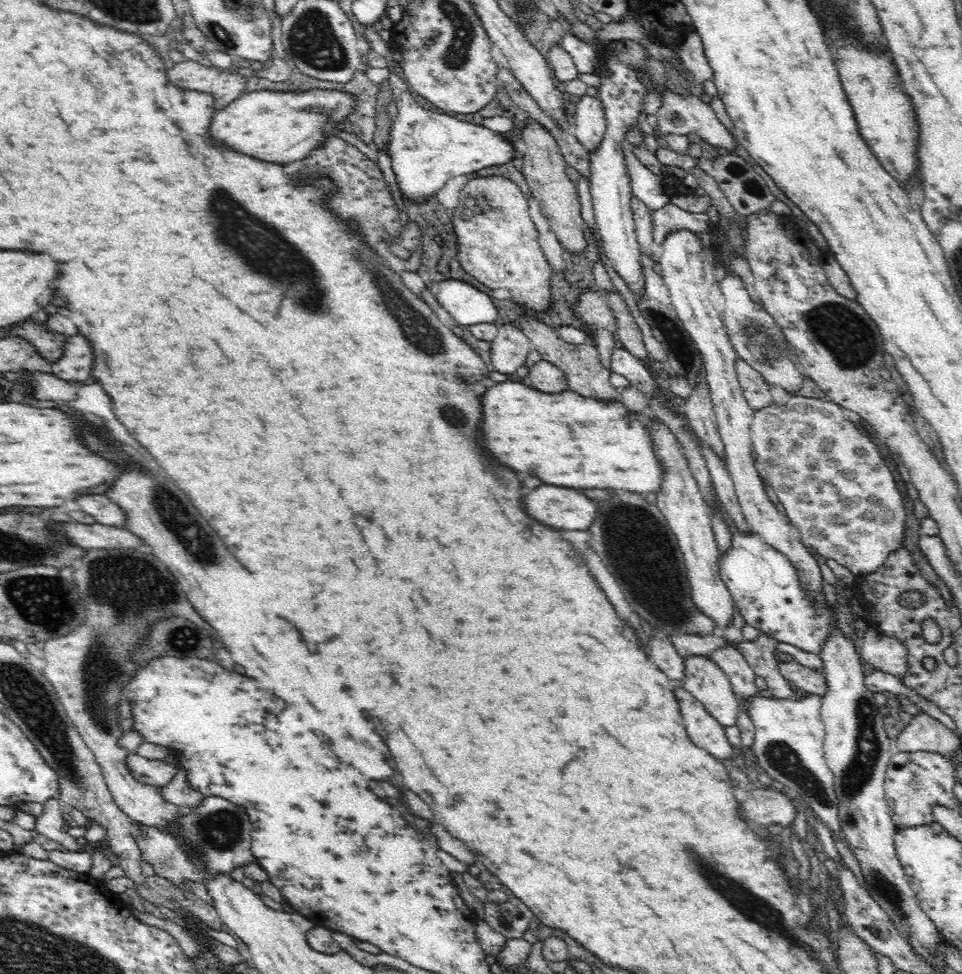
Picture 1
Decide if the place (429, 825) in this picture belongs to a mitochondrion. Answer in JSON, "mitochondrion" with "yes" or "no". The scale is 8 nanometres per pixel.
{"mitochondrion":"no"}

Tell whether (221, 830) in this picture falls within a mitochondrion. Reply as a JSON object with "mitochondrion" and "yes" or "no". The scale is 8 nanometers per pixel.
{"mitochondrion":"yes"}

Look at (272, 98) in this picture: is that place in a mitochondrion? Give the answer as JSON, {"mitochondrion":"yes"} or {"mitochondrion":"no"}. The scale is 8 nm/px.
{"mitochondrion":"no"}

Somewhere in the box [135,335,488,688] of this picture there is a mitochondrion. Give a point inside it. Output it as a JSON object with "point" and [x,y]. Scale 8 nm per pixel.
{"point":[202,548]}

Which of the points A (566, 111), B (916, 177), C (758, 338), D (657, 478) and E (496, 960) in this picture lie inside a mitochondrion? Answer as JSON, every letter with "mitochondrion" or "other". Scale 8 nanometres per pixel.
{"A":"other","B":"other","C":"mitochondrion","D":"other","E":"other"}

